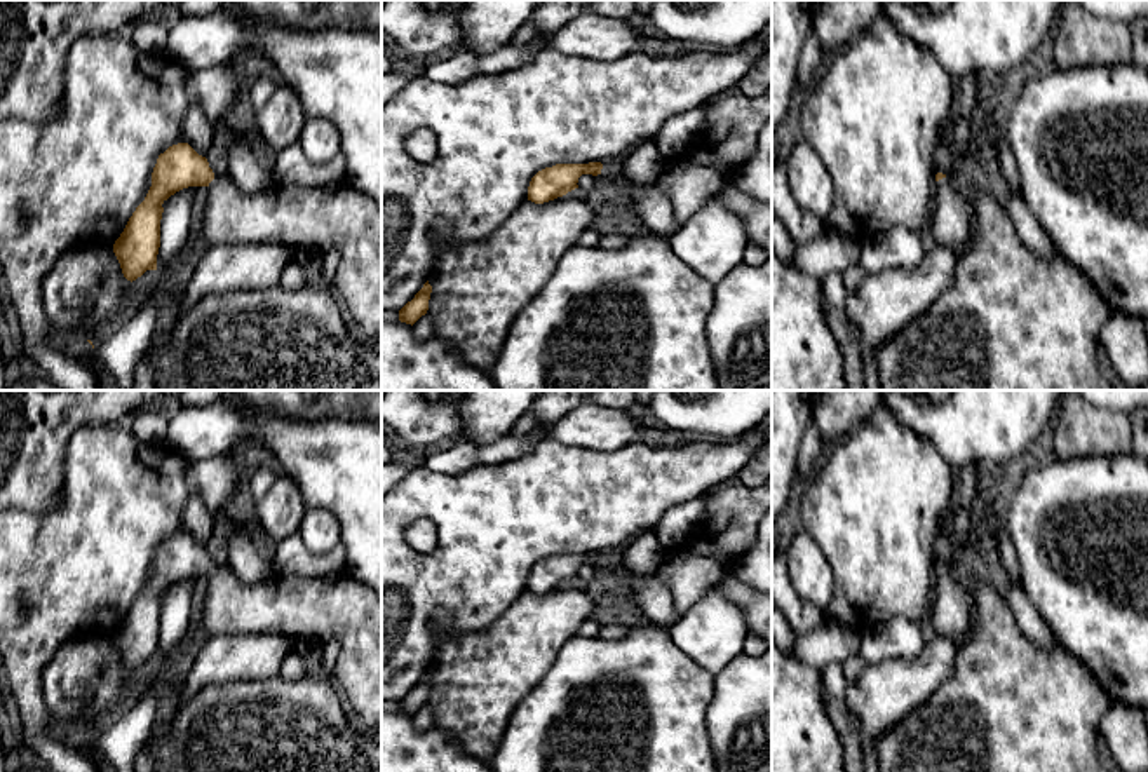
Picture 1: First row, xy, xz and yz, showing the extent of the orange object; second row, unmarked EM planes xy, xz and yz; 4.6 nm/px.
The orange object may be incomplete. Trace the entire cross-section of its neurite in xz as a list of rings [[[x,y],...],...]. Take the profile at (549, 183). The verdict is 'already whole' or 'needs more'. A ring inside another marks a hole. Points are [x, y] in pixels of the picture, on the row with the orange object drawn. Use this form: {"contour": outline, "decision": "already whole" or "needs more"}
{"contour": [[[622,162],[556,164],[538,171],[528,186],[528,200],[544,204],[578,188],[582,174],[601,176],[611,181],[631,181],[624,174]]], "decision": "needs more"}

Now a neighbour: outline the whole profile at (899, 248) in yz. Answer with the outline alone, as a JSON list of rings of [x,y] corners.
[[[894,227],[883,235],[861,244],[861,267],[868,274],[887,268],[913,268],[925,256],[922,235],[906,227]]]

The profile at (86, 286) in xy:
[[[89,242],[66,249],[44,275],[40,286],[42,305],[49,322],[59,333],[70,329],[91,340],[94,349],[99,345],[94,338],[96,326],[120,312],[132,284],[122,274],[113,253],[113,244],[115,242]]]

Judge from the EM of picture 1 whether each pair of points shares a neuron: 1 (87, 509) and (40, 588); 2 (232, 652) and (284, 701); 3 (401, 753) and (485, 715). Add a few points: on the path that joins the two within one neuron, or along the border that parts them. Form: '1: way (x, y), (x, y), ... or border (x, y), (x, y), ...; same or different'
1: way (87, 528), (87, 541), (60, 568); same
2: border (277, 675), (267, 680), (230, 680), (222, 685); different
3: border (434, 725), (455, 739), (467, 753); different

